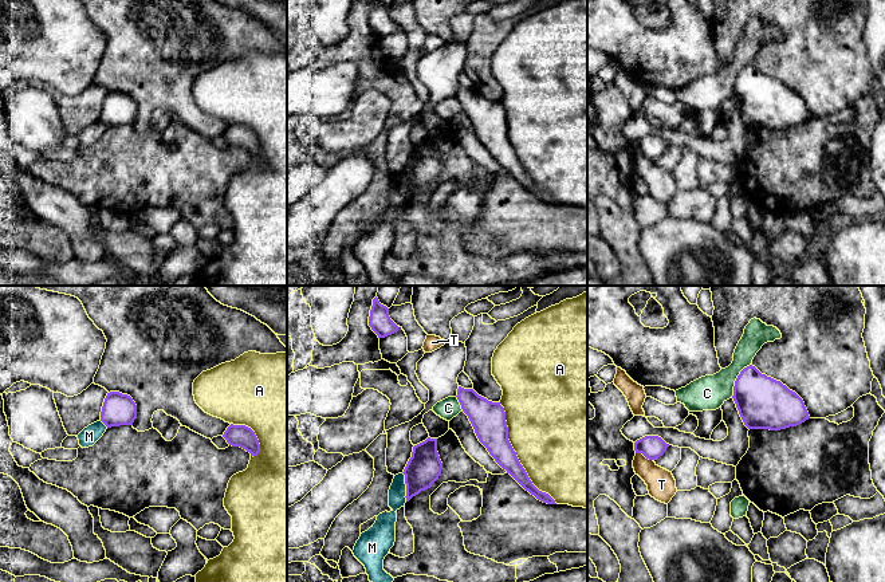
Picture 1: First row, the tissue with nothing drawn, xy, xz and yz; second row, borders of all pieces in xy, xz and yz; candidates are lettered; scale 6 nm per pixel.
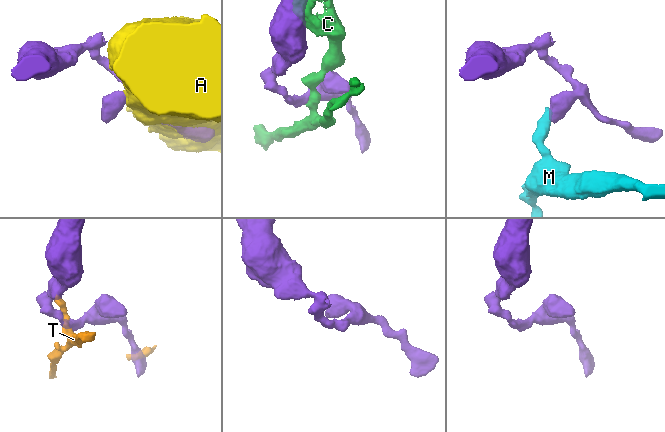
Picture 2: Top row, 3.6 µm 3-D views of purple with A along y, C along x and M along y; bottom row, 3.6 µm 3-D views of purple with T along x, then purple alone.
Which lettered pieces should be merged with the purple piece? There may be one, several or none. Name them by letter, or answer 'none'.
none

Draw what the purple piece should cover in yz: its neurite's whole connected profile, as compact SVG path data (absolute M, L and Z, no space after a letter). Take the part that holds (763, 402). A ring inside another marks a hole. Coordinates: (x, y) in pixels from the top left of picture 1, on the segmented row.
M752 365L738 375L732 398L748 429L780 430L810 418L803 400L795 392Z

